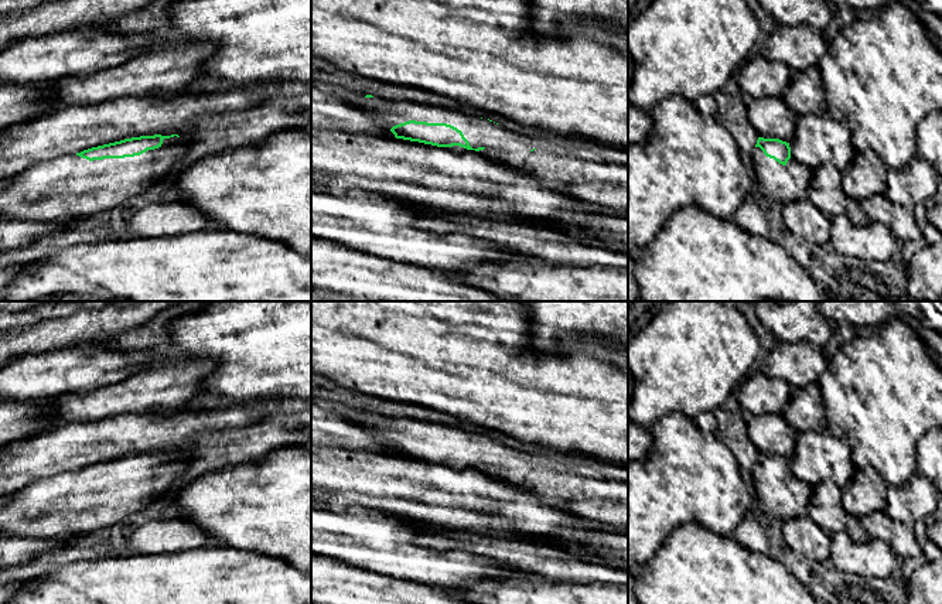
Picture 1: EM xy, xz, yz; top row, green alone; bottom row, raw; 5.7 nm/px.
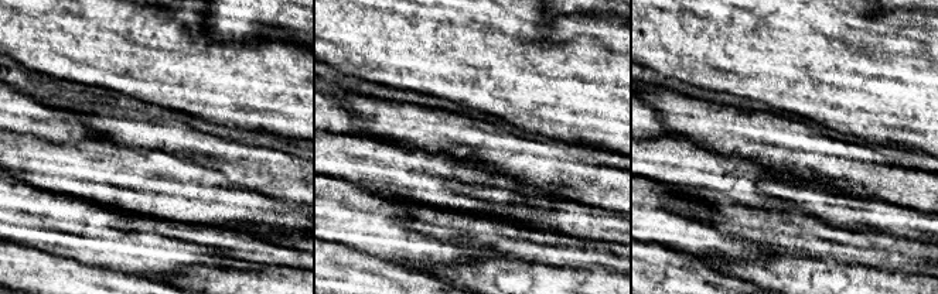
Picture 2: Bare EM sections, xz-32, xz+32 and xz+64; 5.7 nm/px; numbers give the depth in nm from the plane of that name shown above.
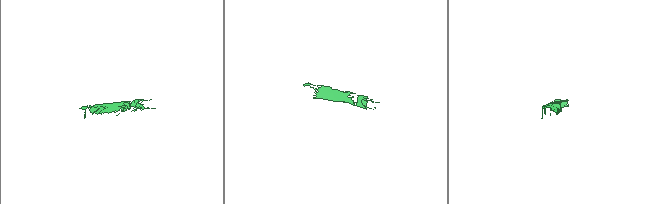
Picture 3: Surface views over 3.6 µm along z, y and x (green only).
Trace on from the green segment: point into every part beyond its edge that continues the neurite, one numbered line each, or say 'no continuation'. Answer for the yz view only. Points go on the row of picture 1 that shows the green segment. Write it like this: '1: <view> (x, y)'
1: yz (784, 184)

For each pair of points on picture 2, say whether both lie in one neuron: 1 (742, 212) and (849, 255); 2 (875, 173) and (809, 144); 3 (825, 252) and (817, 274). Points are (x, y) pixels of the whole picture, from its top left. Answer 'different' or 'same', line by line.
1: same
2: same
3: different

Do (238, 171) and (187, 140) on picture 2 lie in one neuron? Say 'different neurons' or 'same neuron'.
same neuron

